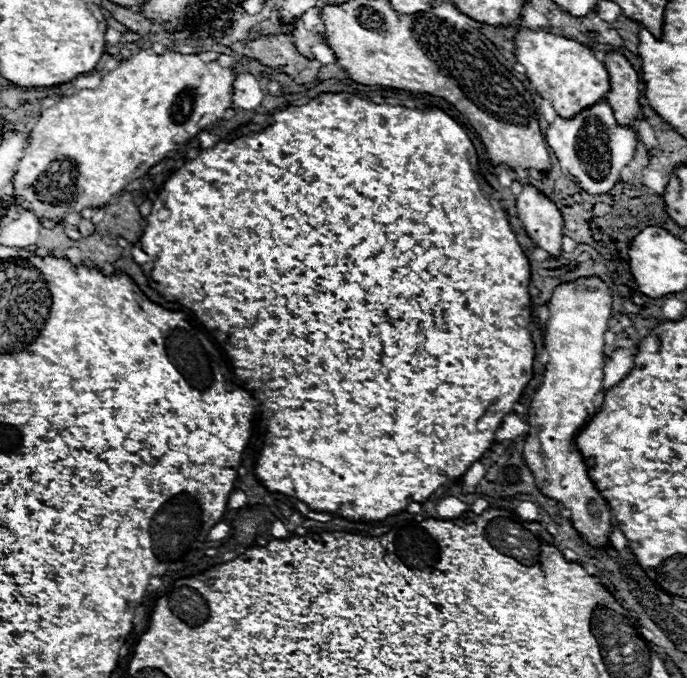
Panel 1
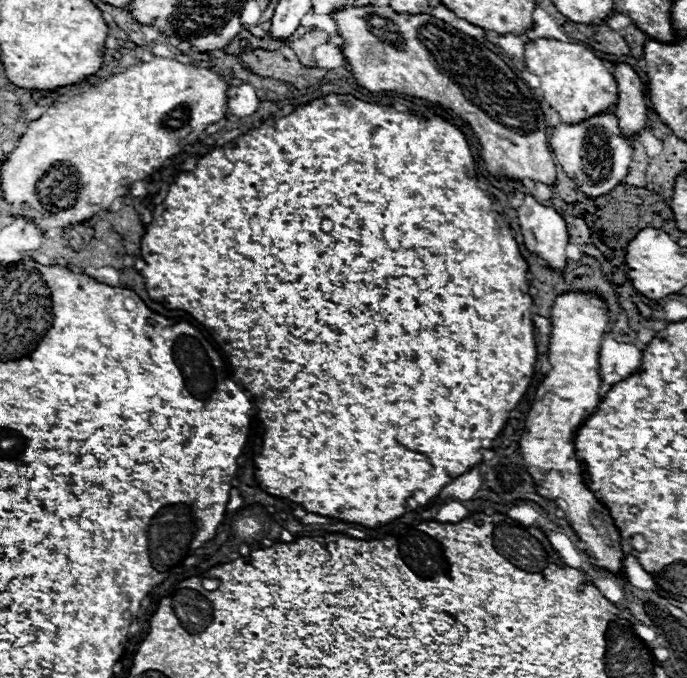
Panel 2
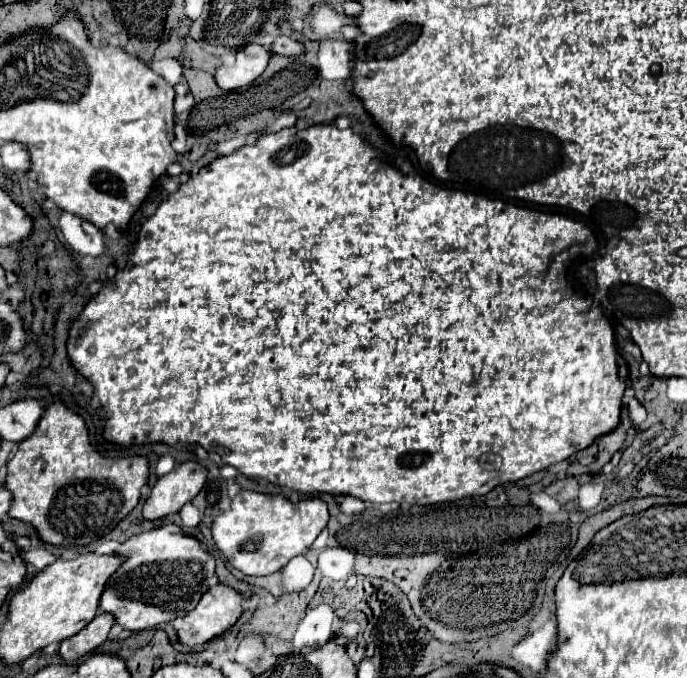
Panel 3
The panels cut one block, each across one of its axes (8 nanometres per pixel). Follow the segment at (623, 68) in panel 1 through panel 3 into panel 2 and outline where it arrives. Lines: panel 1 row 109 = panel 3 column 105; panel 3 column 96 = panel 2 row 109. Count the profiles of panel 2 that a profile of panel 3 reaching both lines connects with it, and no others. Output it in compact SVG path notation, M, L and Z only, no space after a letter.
M612 62L614 80L618 80L618 104L616 104L616 118L620 122L624 136L636 136L648 120L648 106L646 106L646 86L642 84L640 76L634 68L626 62Z

